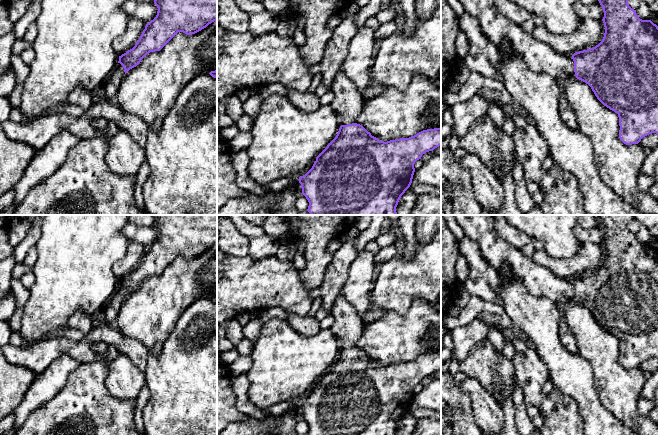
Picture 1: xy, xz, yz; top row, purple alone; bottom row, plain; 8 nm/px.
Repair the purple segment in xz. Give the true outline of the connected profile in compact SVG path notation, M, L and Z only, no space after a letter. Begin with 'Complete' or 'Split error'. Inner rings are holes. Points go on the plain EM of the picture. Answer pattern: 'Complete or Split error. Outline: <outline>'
Split error. Outline: M341 291L334 302L331 315L334 318L334 324L330 330L338 339L341 350L336 361L316 381L312 392L299 401L302 418L309 426L307 435L396 435L401 420L412 407L415 386L426 376L441 370L441 351L423 354L409 362L384 366L355 346L365 325L362 317L345 299Z

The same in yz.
Split error. Outline: M454 215L465 236L475 241L483 257L499 274L503 273L502 265L506 264L508 273L520 280L526 289L536 297L546 298L562 308L567 301L575 299L577 303L588 308L597 323L607 332L618 338L619 362L626 369L638 368L649 358L658 359L658 250L651 244L642 244L636 234L628 229L628 223L634 215L596 215L598 225L603 232L602 243L605 257L602 265L593 272L579 275L572 280L556 276L549 269L535 264L518 248L506 243L496 232L492 215Z

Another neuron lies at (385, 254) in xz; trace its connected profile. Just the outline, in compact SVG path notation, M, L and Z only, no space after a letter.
M394 245L391 246L387 246L383 249L380 249L375 255L374 255L374 263L383 263L385 261L390 260L391 258L393 258L394 256L396 256L397 253L397 249Z

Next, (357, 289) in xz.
M368 250L357 253L351 264L347 280L342 287L345 299L363 317L371 302L371 292L375 280L374 254Z

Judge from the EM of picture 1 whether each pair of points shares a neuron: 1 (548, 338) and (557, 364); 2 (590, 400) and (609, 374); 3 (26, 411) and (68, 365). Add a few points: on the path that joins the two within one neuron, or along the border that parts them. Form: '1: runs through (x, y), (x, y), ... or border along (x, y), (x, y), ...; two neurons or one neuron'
1: runs through (548, 344), (557, 358); one neuron
2: border along (592, 369), (598, 399), (610, 411); two neurons
3: runs through (33, 400), (57, 376); one neuron

